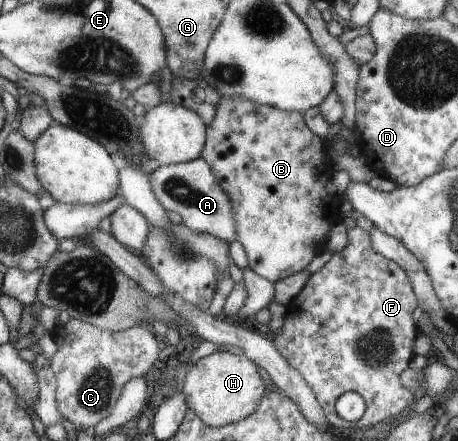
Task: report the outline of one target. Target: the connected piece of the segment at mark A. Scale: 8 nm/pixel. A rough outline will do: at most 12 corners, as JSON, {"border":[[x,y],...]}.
{"border":[[202,156],[149,176],[190,230],[237,240],[231,198]]}

